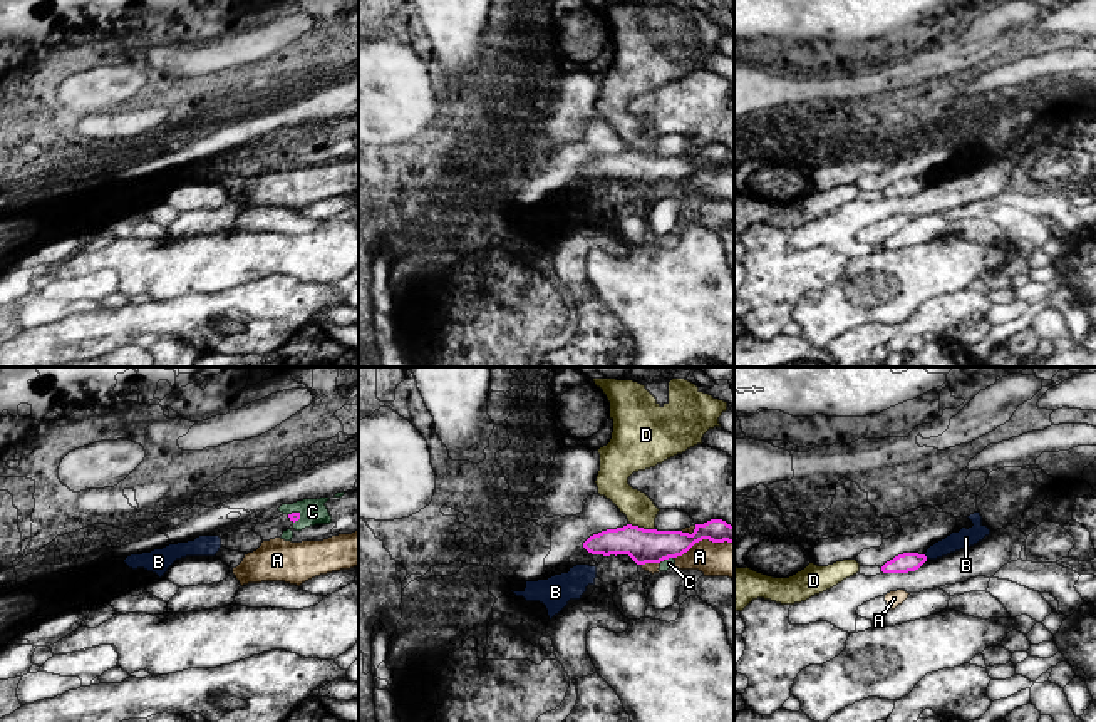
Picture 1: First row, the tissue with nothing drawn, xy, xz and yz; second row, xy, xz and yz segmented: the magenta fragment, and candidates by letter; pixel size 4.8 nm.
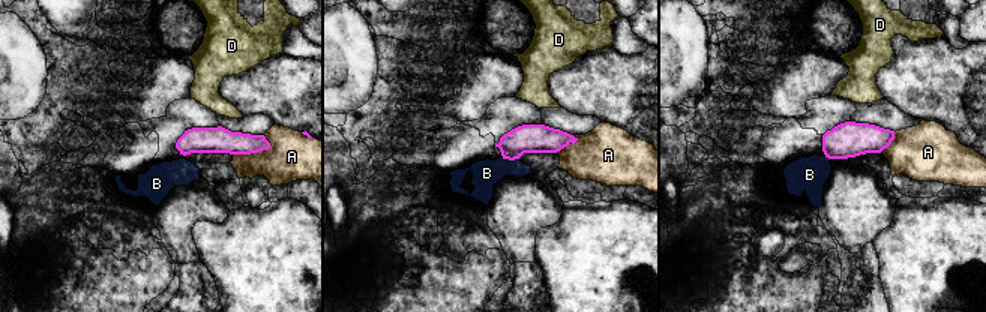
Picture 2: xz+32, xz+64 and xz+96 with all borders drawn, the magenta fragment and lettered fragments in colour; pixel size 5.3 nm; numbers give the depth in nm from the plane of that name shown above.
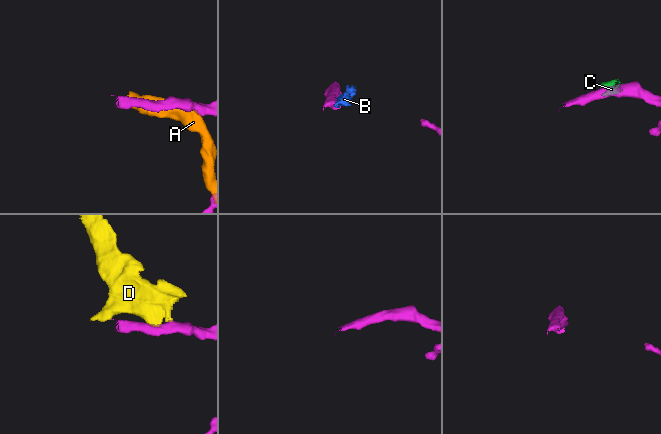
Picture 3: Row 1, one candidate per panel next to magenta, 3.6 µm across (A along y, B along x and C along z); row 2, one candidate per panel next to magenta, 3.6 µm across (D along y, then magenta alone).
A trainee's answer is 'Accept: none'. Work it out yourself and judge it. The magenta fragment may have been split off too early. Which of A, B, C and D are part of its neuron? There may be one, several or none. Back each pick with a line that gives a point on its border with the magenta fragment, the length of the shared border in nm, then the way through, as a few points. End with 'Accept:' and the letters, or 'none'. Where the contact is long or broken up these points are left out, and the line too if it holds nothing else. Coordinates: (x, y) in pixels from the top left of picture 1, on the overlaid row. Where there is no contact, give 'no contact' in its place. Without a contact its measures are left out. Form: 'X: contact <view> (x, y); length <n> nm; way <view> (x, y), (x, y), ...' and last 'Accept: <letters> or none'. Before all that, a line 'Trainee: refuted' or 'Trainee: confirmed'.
Trainee: confirmed
Accept: none

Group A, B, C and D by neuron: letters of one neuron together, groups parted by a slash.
A / B C / D

